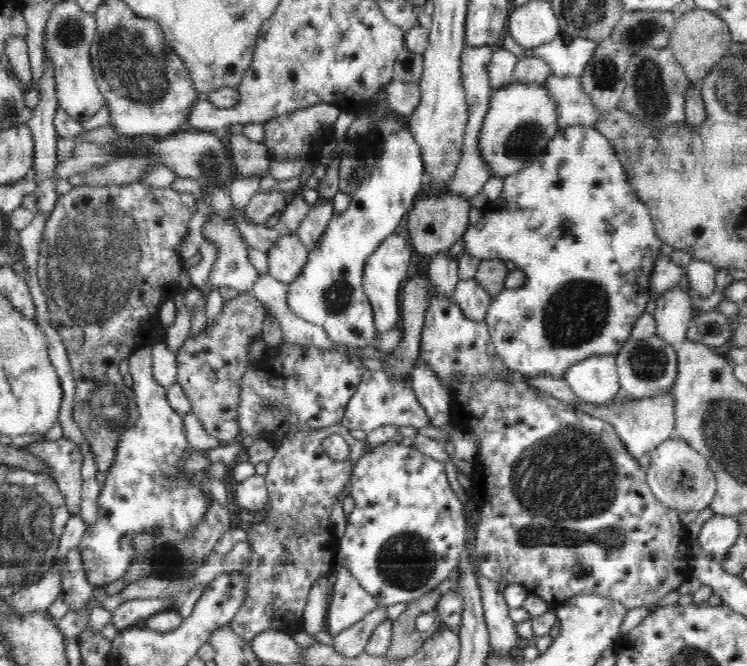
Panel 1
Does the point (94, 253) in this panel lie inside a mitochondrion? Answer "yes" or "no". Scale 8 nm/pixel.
yes

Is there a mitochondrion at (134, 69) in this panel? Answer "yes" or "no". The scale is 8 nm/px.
yes

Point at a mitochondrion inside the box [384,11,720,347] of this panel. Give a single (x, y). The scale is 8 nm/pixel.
(605, 72)

